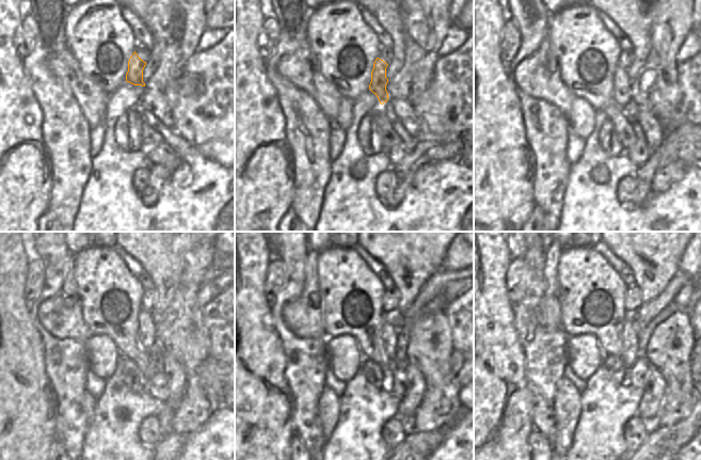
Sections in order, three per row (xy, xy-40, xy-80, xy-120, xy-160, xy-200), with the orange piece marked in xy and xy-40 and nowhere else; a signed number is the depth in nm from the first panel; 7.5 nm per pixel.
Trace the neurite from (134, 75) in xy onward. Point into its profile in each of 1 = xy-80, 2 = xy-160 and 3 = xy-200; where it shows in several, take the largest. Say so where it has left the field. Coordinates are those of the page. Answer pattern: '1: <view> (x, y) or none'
1: xy-80 (621, 81)
2: xy-160 (387, 333)
3: xy-200 (628, 335)

